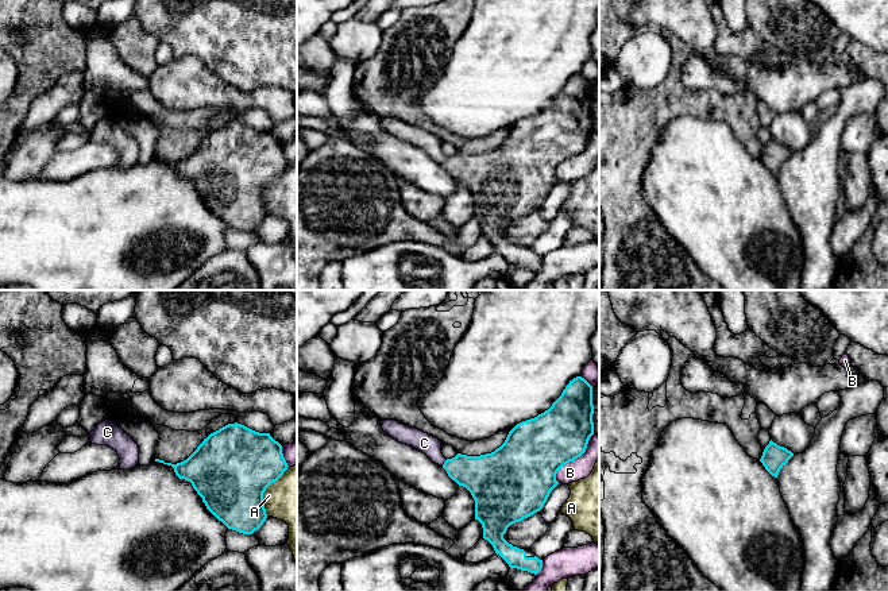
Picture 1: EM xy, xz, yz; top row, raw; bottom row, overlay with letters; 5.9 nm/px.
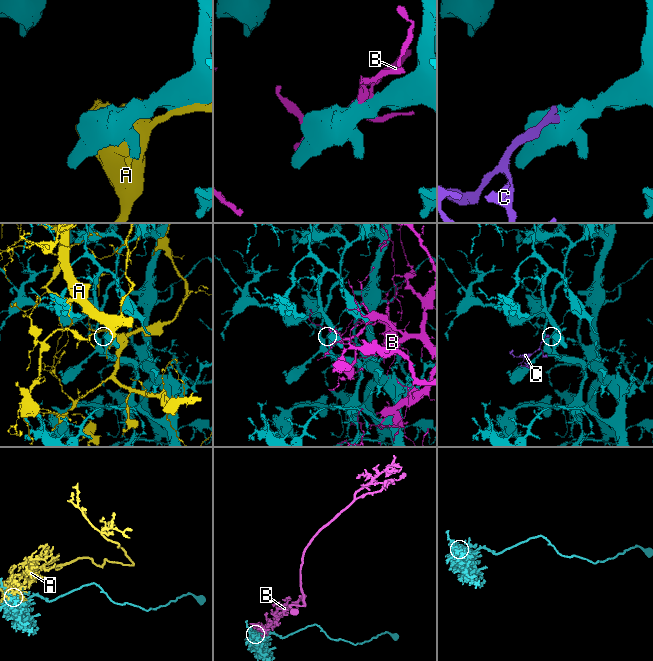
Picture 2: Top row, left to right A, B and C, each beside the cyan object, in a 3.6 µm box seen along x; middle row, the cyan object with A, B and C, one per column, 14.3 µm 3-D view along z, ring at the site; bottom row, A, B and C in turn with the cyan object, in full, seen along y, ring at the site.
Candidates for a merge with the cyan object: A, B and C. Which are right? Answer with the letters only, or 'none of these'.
C

